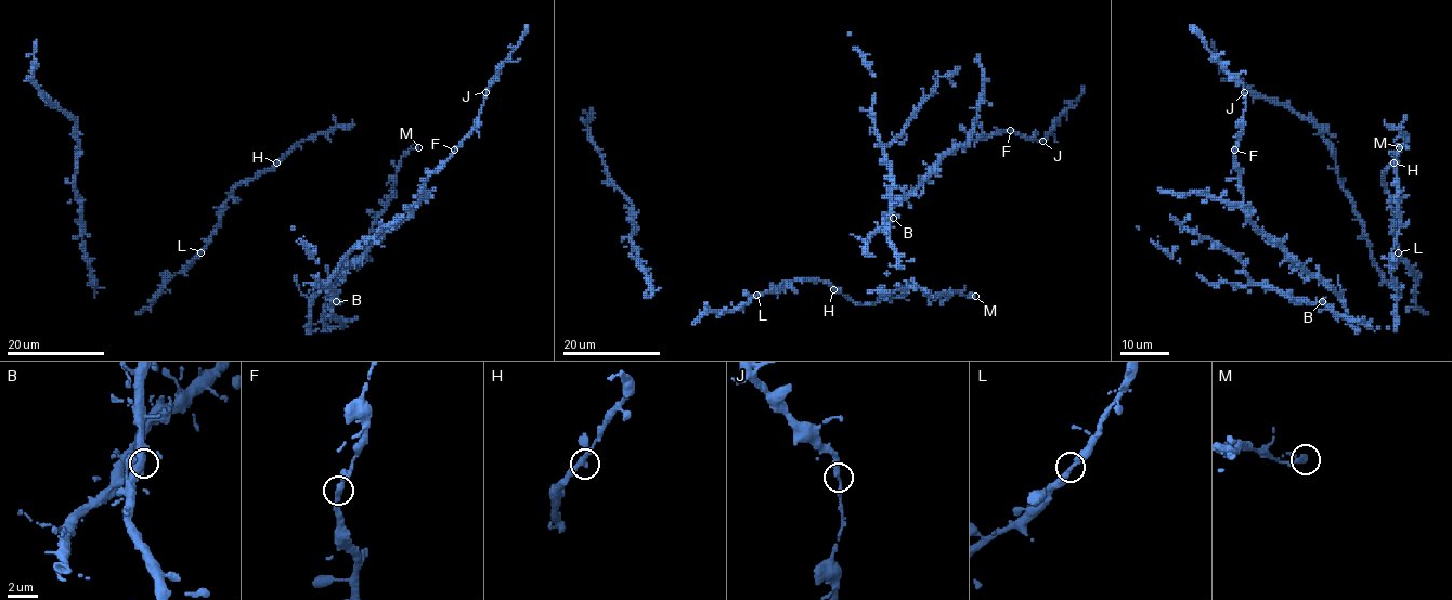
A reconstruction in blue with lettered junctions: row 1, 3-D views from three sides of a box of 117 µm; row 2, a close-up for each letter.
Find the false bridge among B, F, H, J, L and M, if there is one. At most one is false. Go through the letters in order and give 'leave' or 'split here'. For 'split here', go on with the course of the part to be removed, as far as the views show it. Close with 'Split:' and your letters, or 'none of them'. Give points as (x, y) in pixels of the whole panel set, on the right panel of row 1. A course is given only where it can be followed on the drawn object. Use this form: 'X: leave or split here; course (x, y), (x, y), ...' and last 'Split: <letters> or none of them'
B: leave
F: leave
H: leave
J: leave
L: leave
M: leave
Split: none of them

